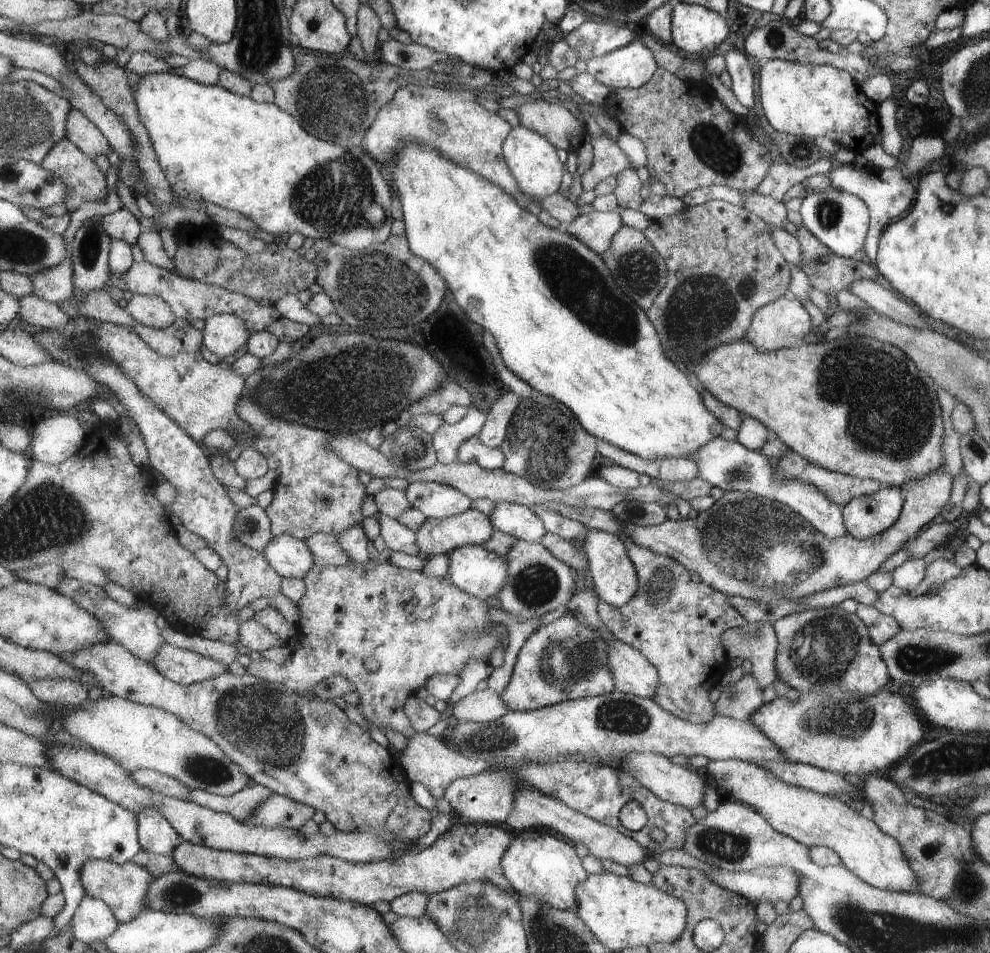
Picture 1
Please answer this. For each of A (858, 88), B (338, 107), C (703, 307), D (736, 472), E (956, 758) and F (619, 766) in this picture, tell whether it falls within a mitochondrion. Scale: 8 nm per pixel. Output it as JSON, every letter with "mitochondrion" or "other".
{"A":"other","B":"mitochondrion","C":"mitochondrion","D":"mitochondrion","E":"mitochondrion","F":"other"}

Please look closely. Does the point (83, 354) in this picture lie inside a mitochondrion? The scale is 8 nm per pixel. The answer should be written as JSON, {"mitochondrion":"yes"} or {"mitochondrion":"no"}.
{"mitochondrion":"no"}

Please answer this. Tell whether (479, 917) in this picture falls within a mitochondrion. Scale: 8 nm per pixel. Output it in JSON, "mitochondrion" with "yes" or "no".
{"mitochondrion":"yes"}

